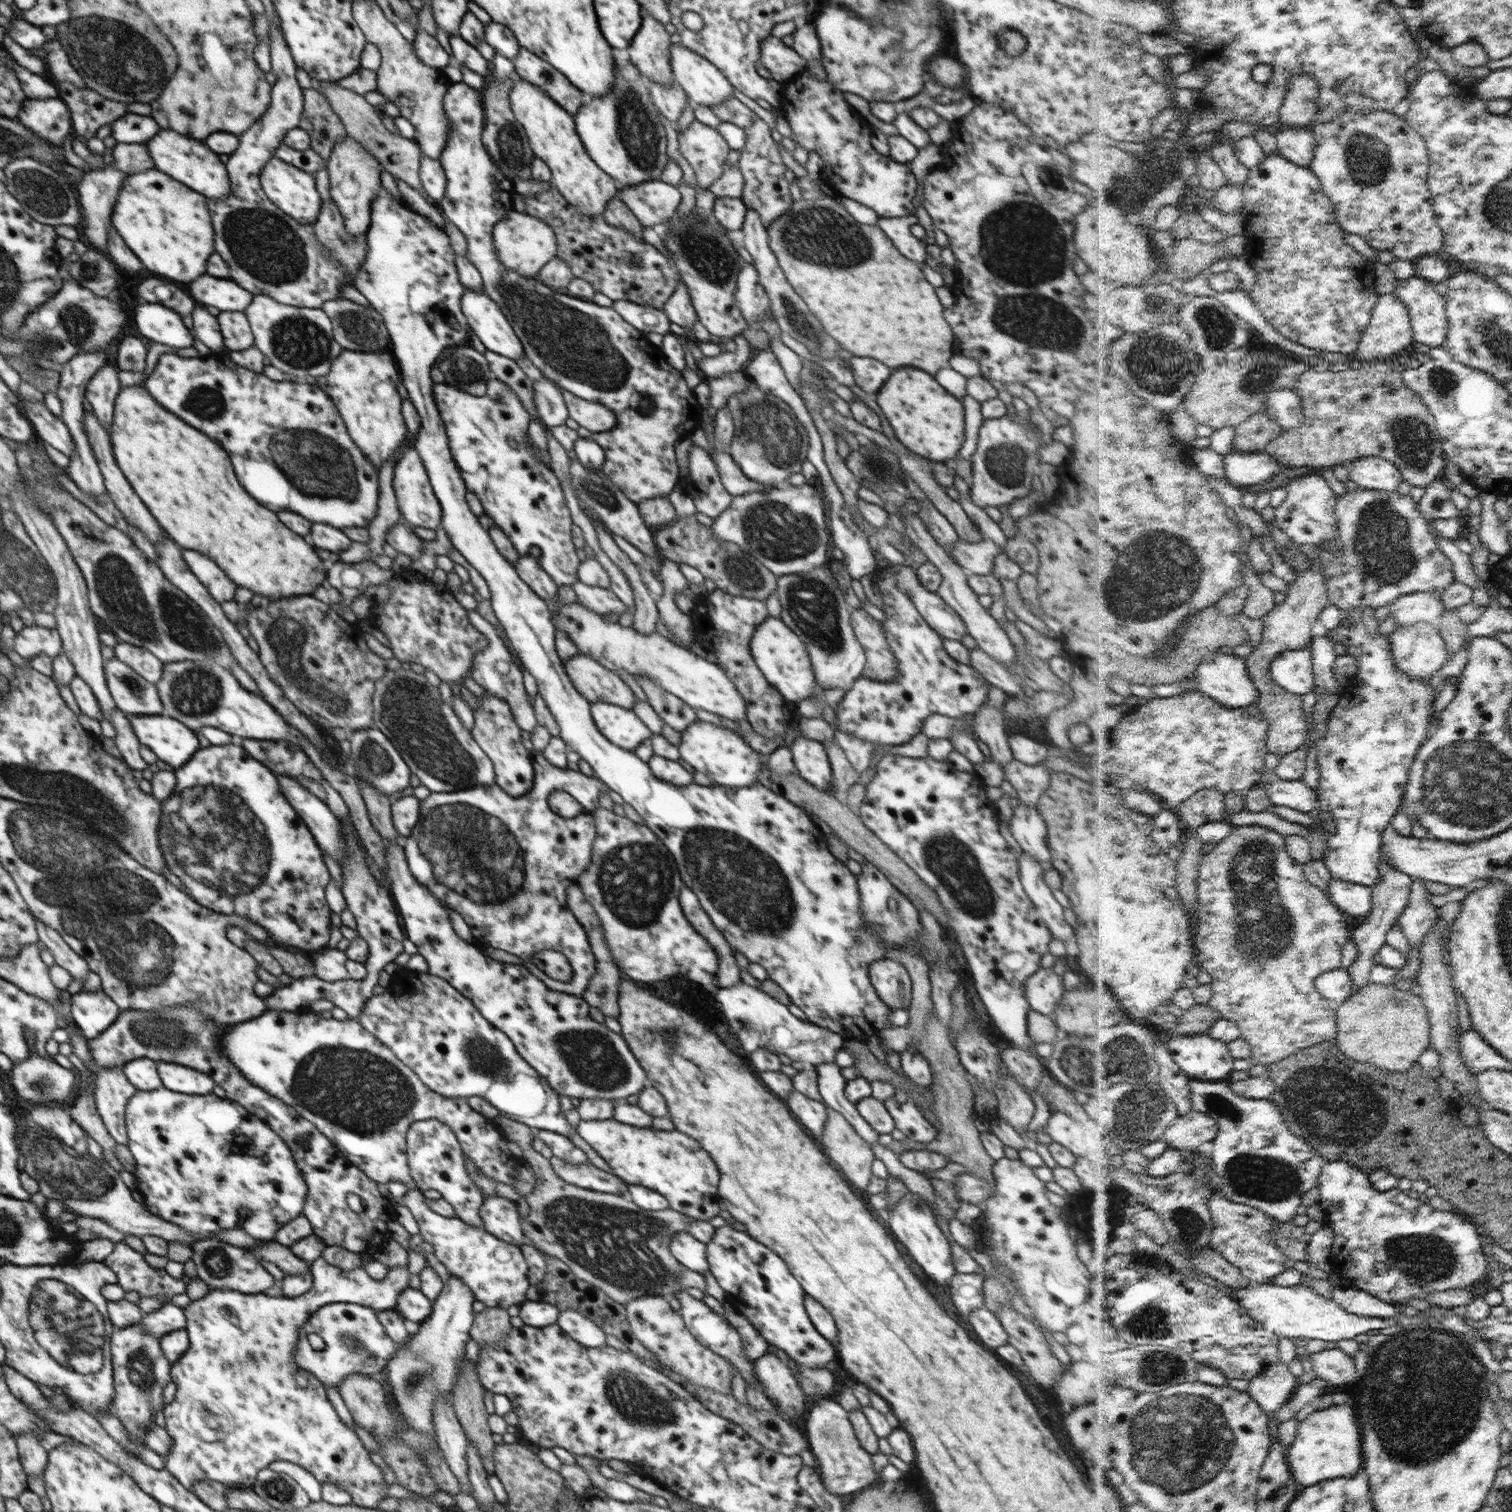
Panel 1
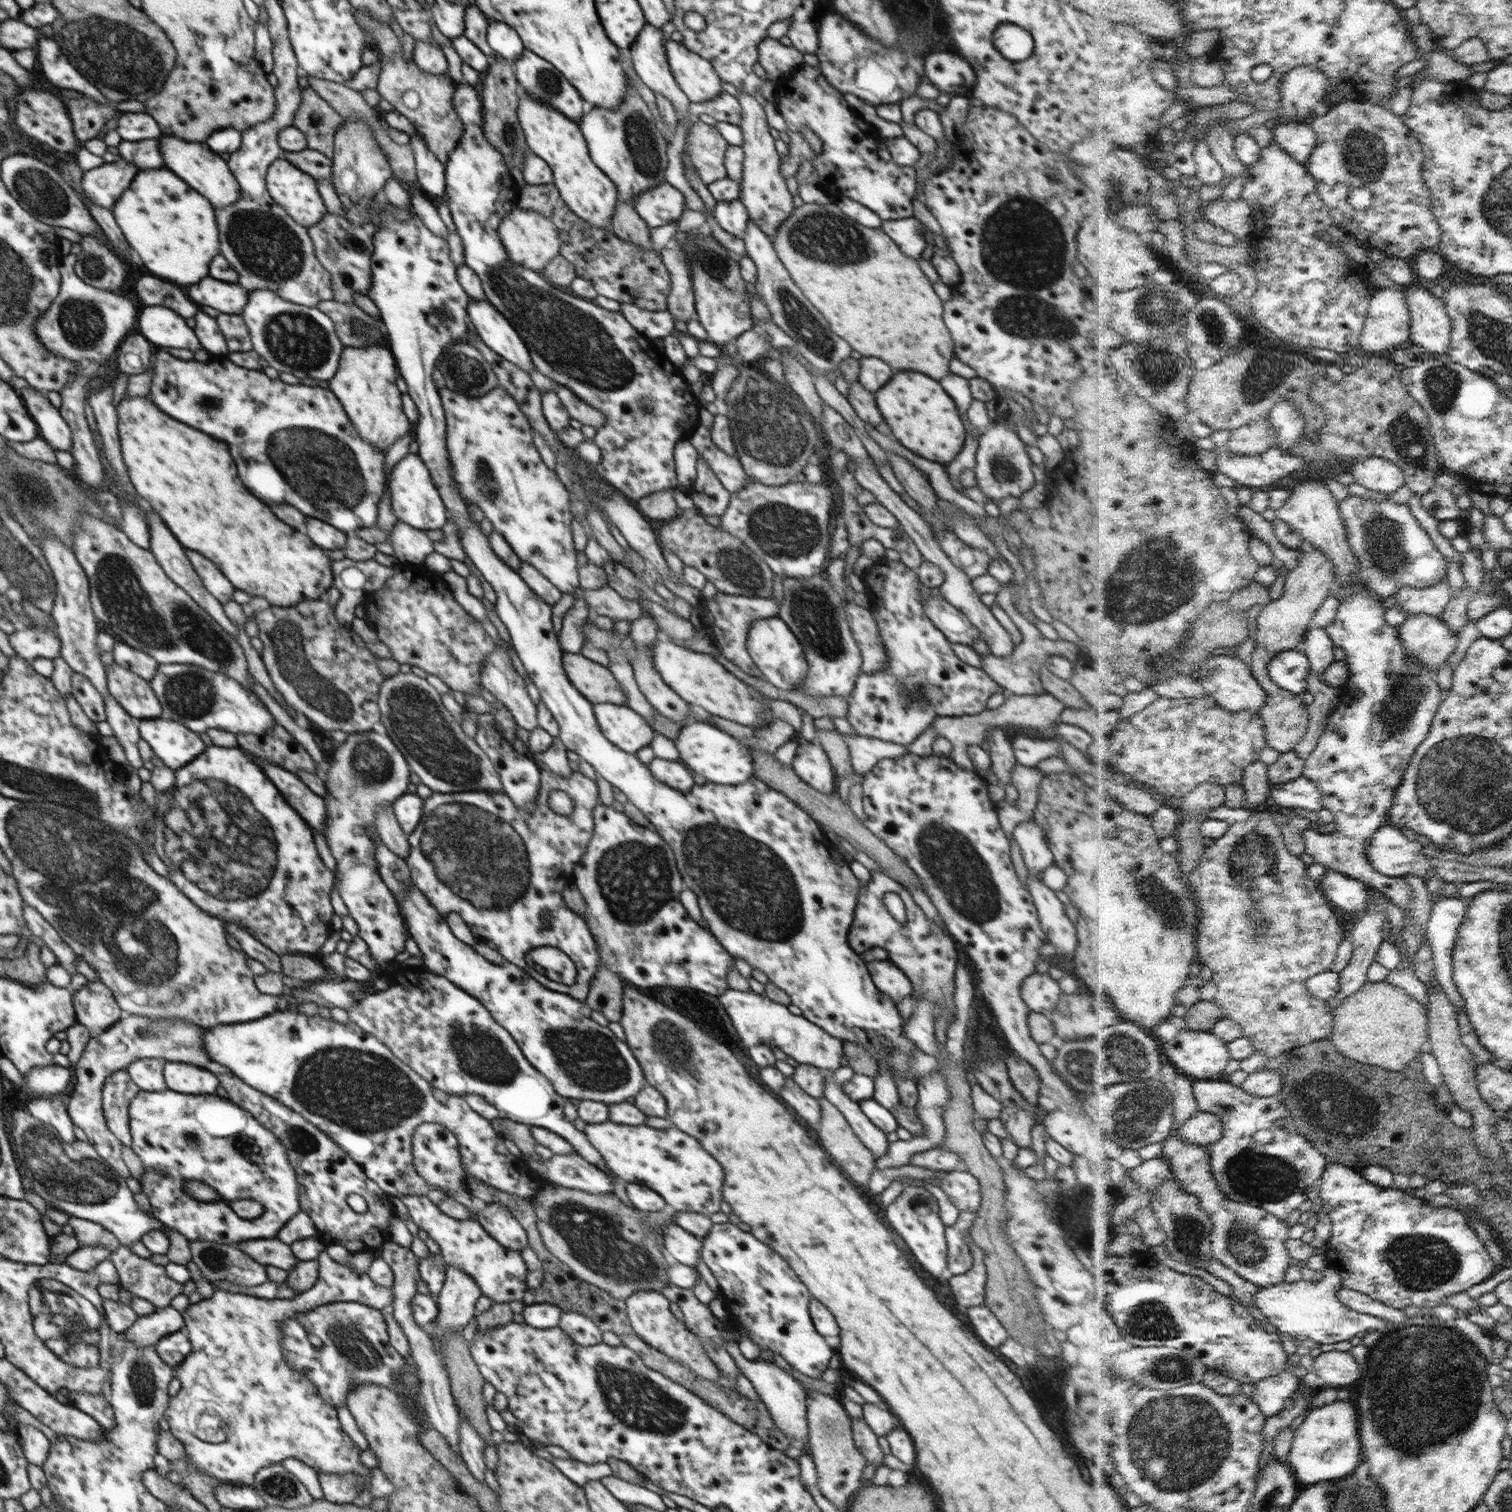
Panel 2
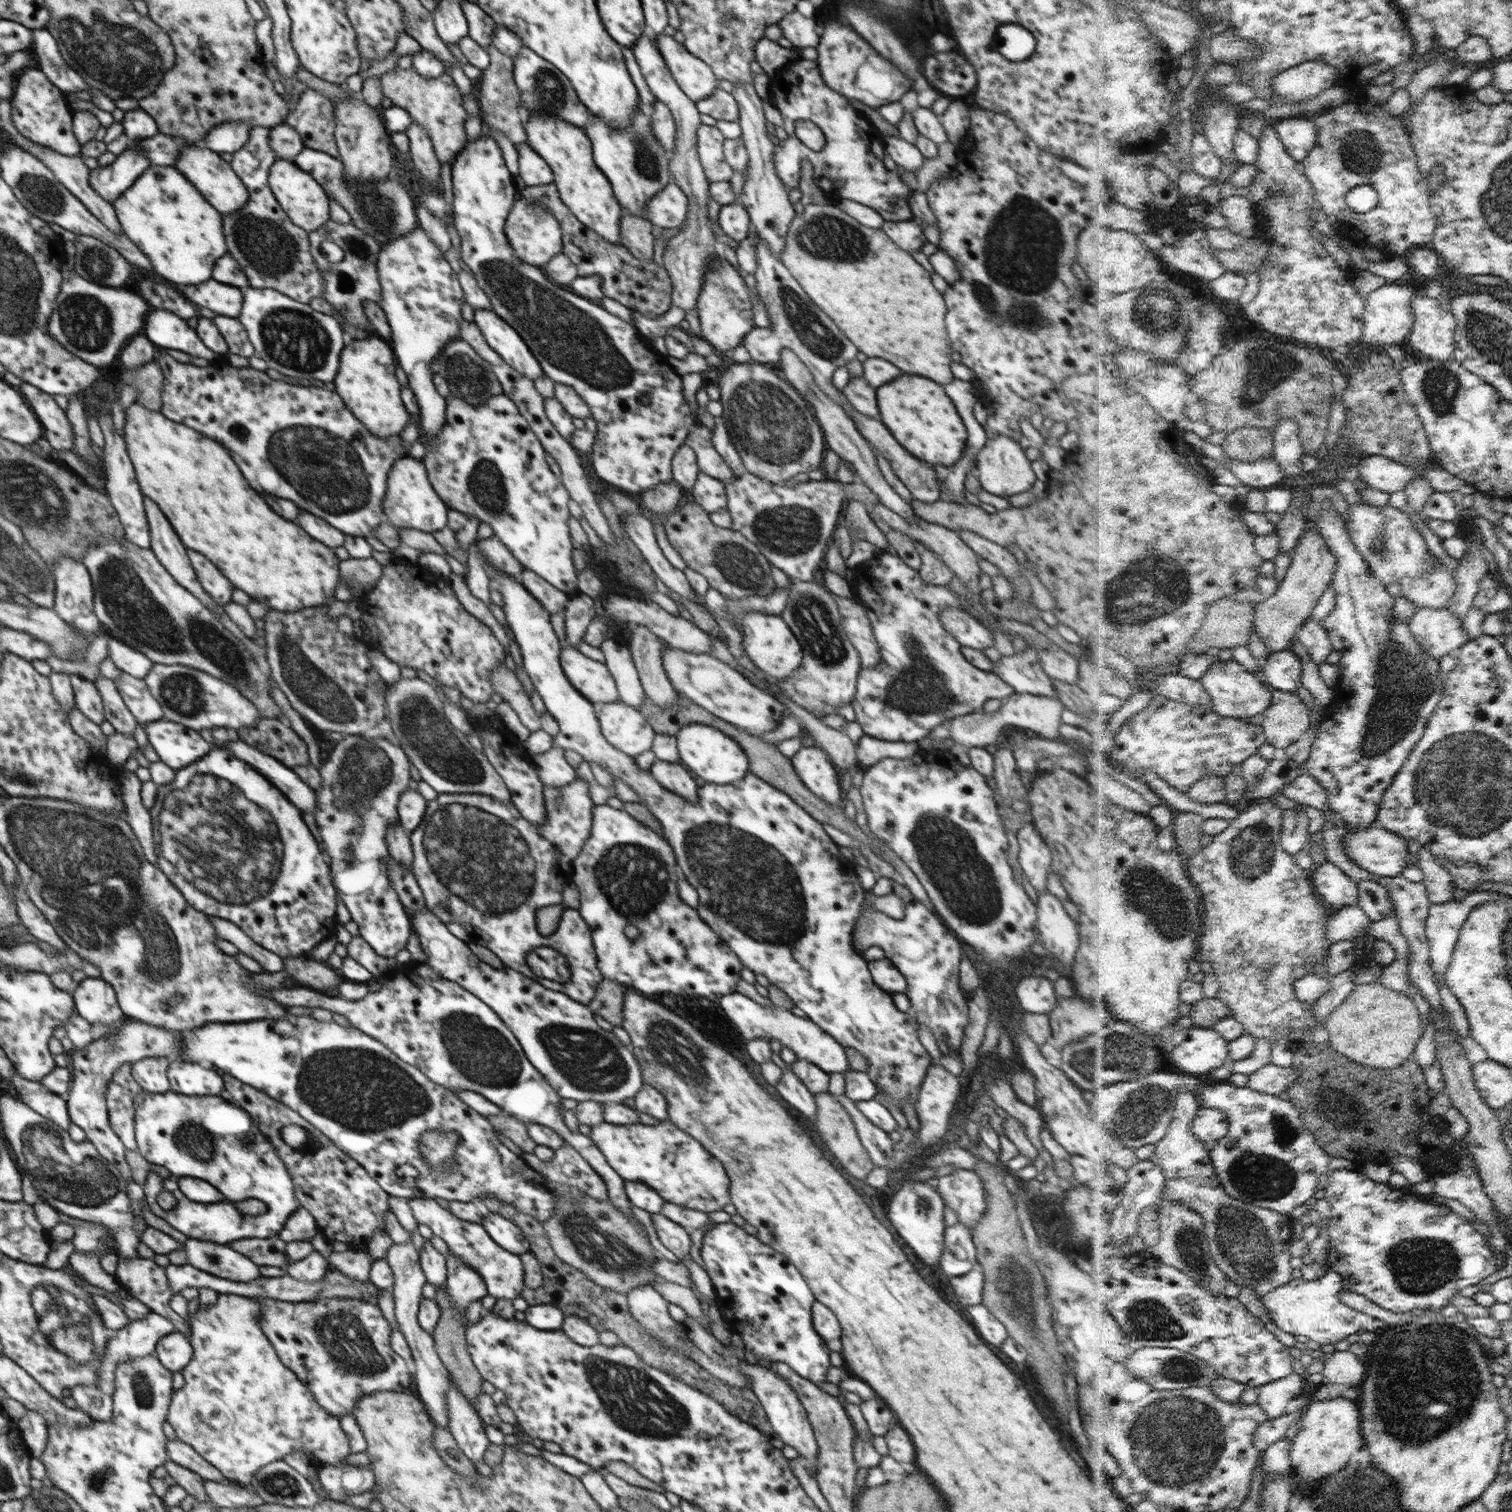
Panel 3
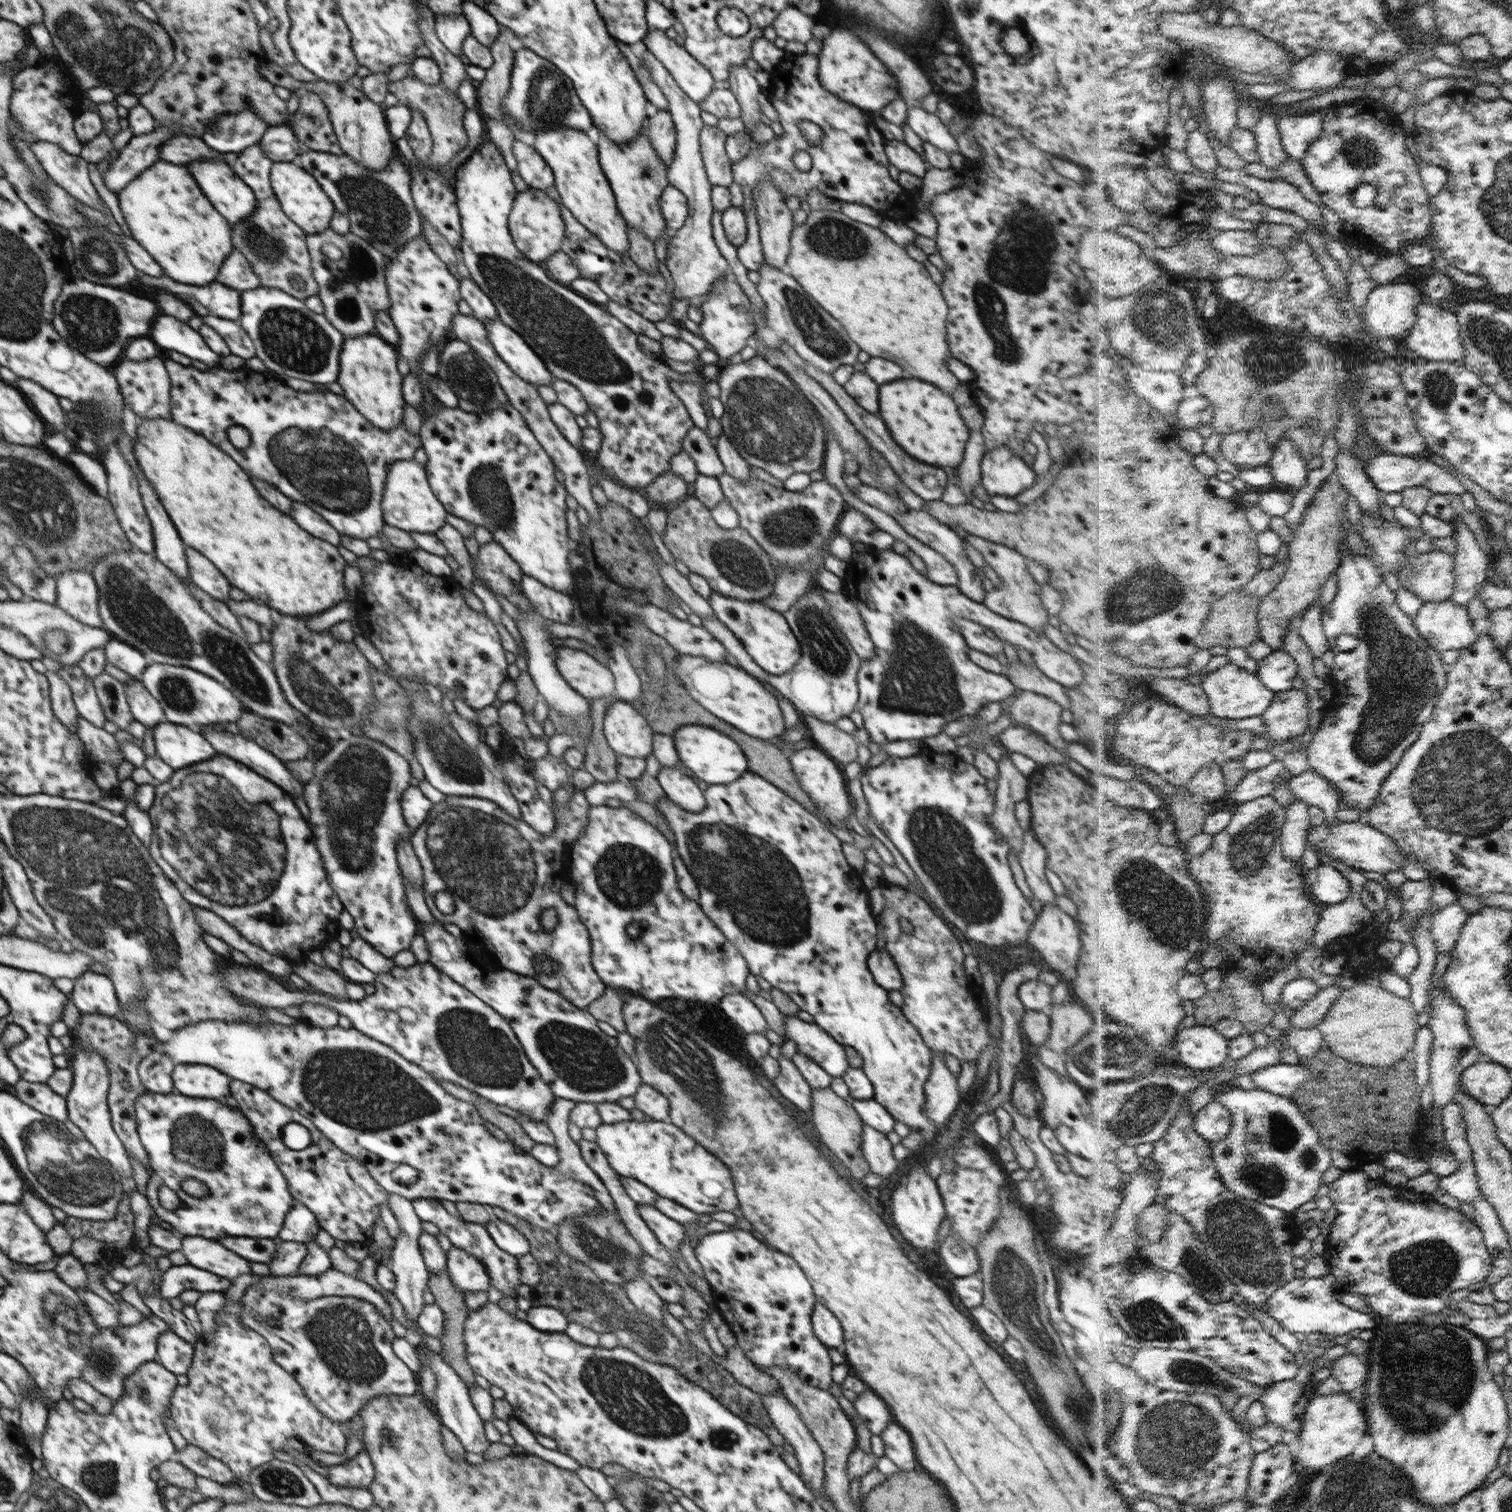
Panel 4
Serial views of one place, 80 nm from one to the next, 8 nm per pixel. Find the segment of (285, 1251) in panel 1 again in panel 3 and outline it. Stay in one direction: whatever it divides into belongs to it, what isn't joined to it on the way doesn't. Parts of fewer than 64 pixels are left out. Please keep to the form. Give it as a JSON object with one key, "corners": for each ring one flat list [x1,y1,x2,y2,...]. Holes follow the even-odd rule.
{"corners":[[250,1238,250,1240,236,1240,234,1244,230,1244,236,1252,242,1252,244,1256,248,1256,250,1260,254,1260,254,1264,260,1266,284,1266,286,1264,286,1254,284,1248,286,1244,282,1239,270,1238]]}

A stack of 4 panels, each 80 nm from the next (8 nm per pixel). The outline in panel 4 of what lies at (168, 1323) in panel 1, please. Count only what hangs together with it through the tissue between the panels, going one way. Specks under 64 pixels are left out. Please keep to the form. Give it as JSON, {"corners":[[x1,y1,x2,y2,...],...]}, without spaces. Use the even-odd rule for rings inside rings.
{"corners":[[151,1314,134,1326,116,1325,98,1329,90,1338,89,1355,81,1372,81,1379,115,1403,125,1393,125,1378,138,1370,145,1362,157,1358,157,1340,164,1331,170,1331,164,1319]]}

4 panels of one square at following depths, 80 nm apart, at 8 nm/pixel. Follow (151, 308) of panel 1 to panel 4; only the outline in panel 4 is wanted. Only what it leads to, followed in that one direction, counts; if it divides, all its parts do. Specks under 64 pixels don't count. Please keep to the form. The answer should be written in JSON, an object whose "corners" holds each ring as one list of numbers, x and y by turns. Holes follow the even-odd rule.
{"corners":[[158,316,147,337,168,352,176,350,191,360,204,362,208,367,219,364,222,358,208,348,198,332,172,316]]}

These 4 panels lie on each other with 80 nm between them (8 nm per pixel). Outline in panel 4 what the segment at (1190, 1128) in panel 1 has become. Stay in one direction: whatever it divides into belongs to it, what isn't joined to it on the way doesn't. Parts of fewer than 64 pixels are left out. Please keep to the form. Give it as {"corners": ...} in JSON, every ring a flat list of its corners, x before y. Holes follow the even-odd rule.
{"corners":[[1212,1100,1196,1114,1195,1124,1202,1137,1217,1143,1233,1133,1233,1114,1222,1101]]}

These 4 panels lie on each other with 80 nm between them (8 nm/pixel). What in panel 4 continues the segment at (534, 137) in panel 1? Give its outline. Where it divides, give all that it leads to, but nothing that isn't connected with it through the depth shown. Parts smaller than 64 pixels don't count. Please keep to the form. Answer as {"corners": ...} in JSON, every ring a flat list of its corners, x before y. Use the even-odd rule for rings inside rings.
{"corners":[[545,128,532,133,535,135,533,147,553,171,554,187,557,188,561,203,580,224,594,233,606,248,620,254,628,253,631,244,627,222,622,218,612,187,600,168,598,145,594,144,586,133,575,128]]}

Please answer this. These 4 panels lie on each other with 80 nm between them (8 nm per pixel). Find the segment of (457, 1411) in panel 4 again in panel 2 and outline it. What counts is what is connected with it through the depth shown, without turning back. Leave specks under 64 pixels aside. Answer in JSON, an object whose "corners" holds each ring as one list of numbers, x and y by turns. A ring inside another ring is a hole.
{"corners":[[462,1416,459,1424,459,1437,459,1452,469,1472,478,1481,484,1483,487,1470,484,1463,484,1448,487,1446,485,1440,468,1422,468,1419]]}

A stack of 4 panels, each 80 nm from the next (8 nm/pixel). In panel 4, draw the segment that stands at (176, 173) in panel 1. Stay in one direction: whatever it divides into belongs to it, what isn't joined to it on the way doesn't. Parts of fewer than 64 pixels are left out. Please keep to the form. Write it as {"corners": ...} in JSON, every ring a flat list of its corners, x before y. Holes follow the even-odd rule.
{"corners":[[202,159,194,161,185,166,190,176,199,184,207,199,214,205,214,208,228,218,230,224,238,224,253,215,257,207,257,200,254,191,240,178,230,166,221,159]]}

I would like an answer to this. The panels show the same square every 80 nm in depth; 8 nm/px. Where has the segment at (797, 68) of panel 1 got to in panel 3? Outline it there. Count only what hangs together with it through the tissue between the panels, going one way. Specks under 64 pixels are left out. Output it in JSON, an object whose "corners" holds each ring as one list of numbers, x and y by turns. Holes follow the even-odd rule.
{"corners":[[766,37,756,43,755,61,770,78,786,64,790,64,790,60,796,60,798,57,802,57,802,50,782,48,776,41]]}

